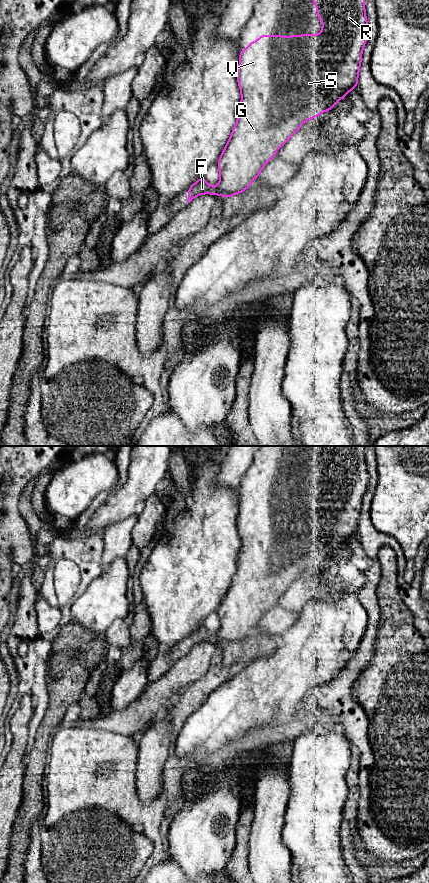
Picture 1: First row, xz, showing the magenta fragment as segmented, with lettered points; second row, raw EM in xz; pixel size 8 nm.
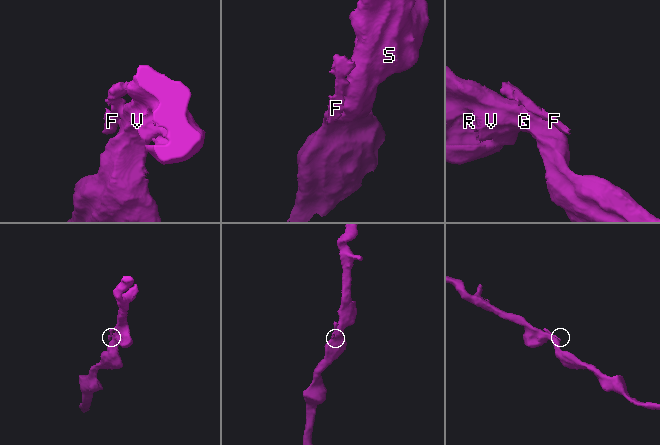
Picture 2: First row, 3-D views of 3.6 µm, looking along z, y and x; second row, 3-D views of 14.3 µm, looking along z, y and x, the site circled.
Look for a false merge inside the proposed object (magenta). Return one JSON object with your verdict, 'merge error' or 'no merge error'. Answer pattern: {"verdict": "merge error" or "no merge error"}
{"verdict": "merge error"}

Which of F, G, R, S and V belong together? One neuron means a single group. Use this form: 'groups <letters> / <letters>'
groups F / G R S V

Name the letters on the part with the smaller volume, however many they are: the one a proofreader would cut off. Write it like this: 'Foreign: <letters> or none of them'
Foreign: F

